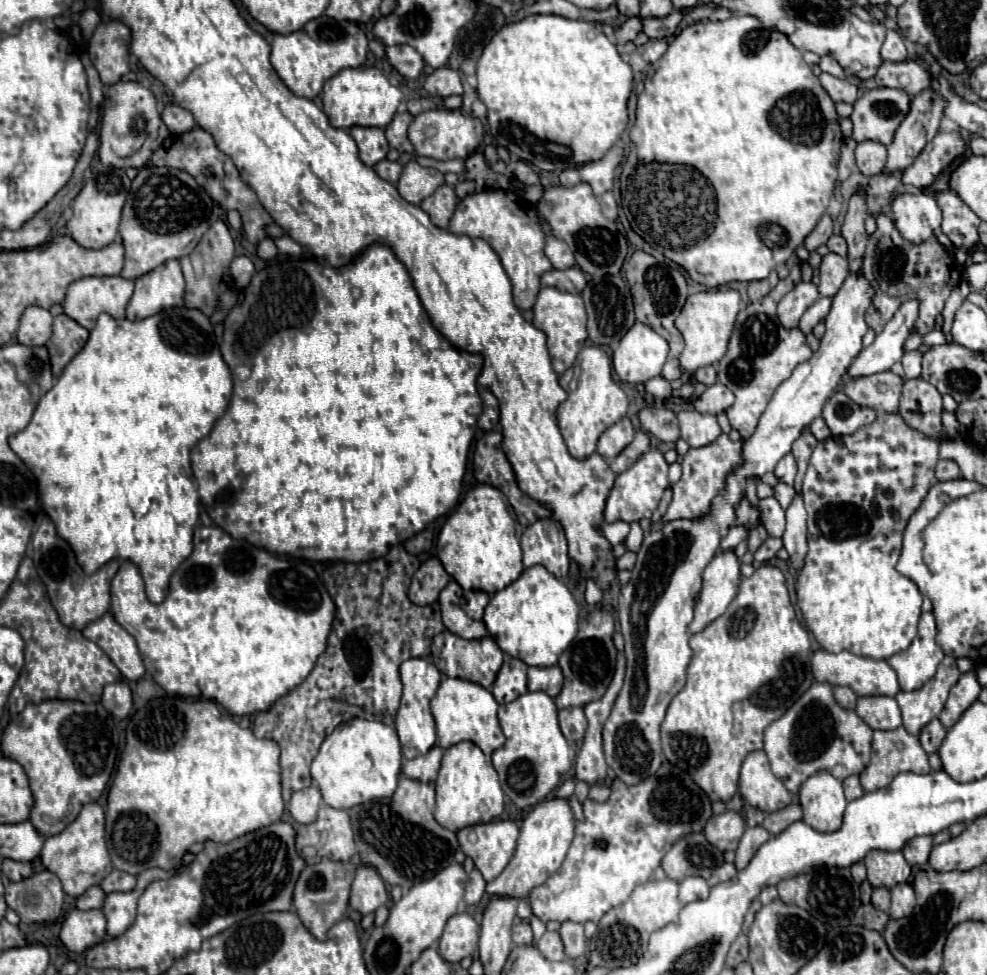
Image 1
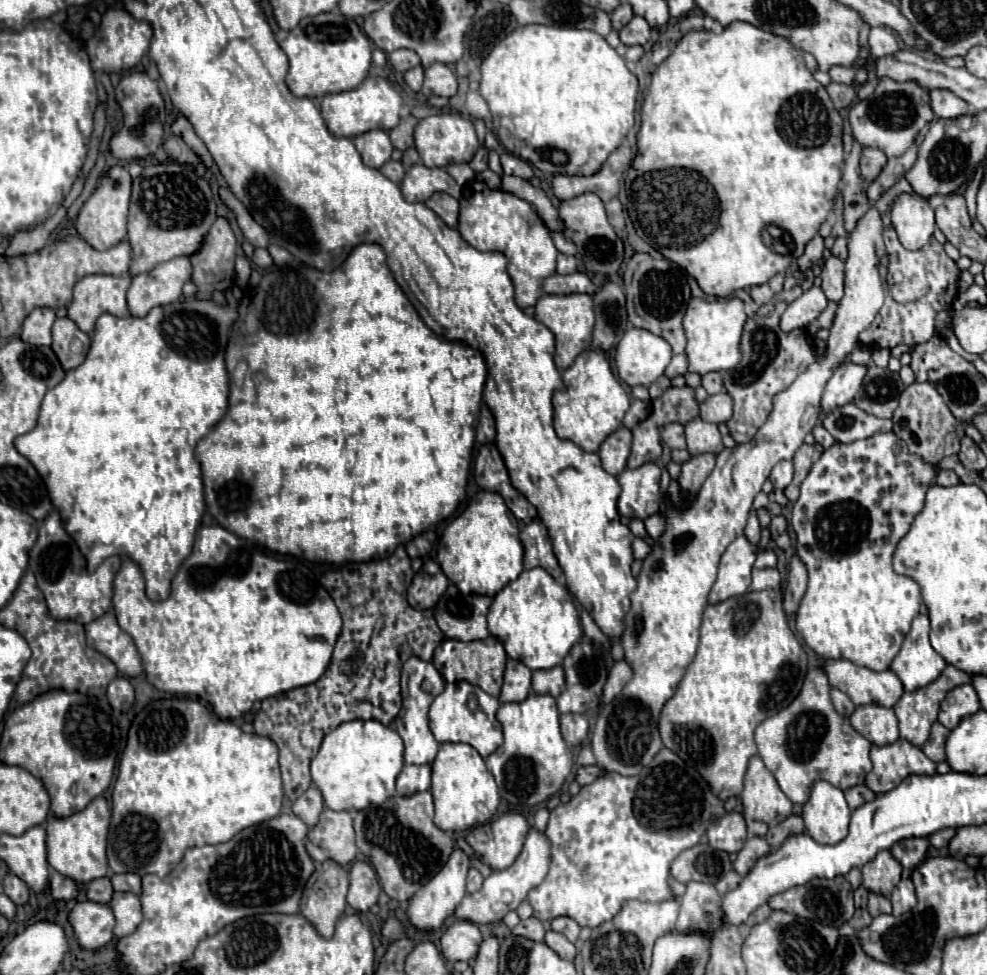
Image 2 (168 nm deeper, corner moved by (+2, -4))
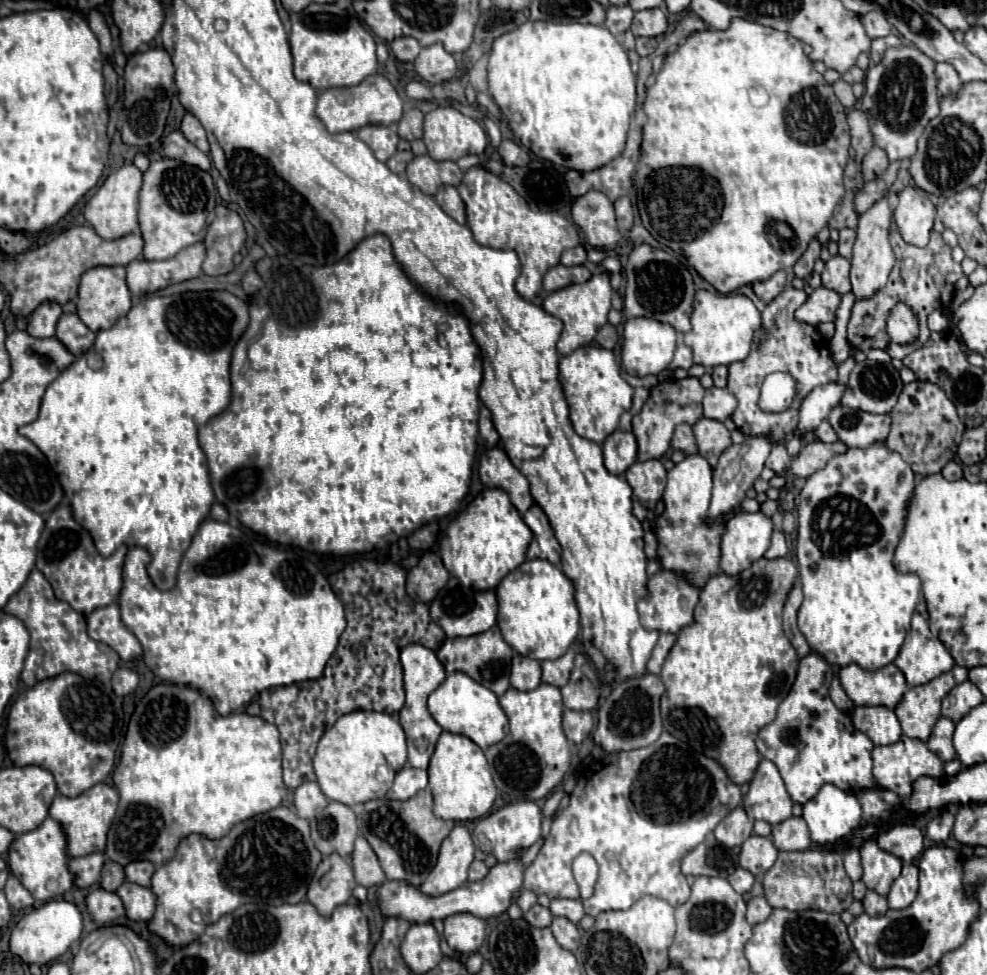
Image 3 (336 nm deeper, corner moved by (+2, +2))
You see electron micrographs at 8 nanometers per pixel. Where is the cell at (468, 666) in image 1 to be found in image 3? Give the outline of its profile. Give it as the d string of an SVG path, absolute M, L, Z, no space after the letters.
M494 625L494 629L488 629L486 633L472 635L472 637L454 637L446 639L442 647L436 651L438 659L446 667L448 673L452 671L462 671L470 675L474 681L480 685L486 685L490 691L494 691L498 697L506 693L510 687L510 659L512 659L512 649L508 645L508 665L506 665L506 641L502 639L500 629Z

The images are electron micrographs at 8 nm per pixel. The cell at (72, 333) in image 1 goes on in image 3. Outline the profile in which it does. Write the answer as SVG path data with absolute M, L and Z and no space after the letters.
M64 313L56 325L56 339L76 357L86 353L94 345L96 333L90 331L76 313Z

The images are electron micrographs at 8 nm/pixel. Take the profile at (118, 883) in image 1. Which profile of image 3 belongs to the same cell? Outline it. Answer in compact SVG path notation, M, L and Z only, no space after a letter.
M136 861L124 867L126 873L126 881L130 883L138 883L142 887L150 887L150 877L154 873L154 865L150 865L150 861Z

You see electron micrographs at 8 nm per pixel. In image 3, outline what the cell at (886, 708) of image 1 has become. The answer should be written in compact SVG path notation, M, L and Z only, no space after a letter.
M856 707L852 723L858 731L866 733L874 745L890 745L902 735L896 713L888 707Z

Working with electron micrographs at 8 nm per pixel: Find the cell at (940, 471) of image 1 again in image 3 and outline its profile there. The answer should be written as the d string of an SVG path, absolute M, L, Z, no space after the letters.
M950 461L944 469L942 469L942 477L944 479L962 479L962 465L956 461Z

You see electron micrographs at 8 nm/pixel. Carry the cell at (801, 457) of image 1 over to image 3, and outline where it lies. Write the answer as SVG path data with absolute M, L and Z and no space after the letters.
M812 441L808 445L804 445L800 449L800 453L792 459L790 467L786 469L786 475L774 475L770 479L770 485L776 489L784 489L786 485L790 485L794 479L806 479L810 477L814 471L822 469L822 465L826 465L826 461L844 451L846 445L844 443L834 443L832 447L822 443L822 441Z

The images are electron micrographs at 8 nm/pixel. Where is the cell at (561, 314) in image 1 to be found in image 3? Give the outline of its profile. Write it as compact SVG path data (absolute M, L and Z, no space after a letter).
M608 273L592 275L586 283L568 285L564 289L558 289L558 291L546 295L542 309L546 313L558 317L564 323L564 331L562 331L562 337L558 341L558 353L564 357L578 347L590 345L594 335L598 333L598 327L602 327L608 321L610 305L612 305L612 287L608 281Z

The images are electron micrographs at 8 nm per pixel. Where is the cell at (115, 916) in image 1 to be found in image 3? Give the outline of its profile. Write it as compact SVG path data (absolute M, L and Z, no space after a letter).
M122 883L116 891L116 895L122 899L126 917L132 921L148 921L154 915L154 893L148 887L134 885L134 883Z

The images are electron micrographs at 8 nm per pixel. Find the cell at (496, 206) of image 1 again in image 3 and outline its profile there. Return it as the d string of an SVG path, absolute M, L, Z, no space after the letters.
M472 167L464 173L458 193L466 203L466 225L480 245L492 249L512 249L518 253L522 275L516 281L516 291L522 299L532 301L542 289L542 277L548 269L560 263L564 249L580 245L576 225L572 225L558 211L532 211L528 203L506 185L500 177L484 167Z

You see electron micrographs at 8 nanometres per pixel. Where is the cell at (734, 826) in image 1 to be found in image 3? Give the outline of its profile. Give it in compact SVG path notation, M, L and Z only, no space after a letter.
M736 807L718 823L714 835L722 845L738 847L752 835L752 821L742 807Z

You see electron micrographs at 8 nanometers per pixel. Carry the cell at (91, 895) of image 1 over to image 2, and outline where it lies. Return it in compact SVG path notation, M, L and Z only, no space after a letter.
M110 877L92 879L86 885L86 897L90 901L96 901L96 903L110 903L112 893L114 893L114 889L112 889L112 883L110 883Z

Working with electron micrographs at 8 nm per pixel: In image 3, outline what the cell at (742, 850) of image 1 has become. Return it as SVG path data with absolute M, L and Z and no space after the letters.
M752 835L742 843L740 867L748 869L756 879L762 879L764 873L774 865L776 857L778 857L778 849L774 849L770 837Z

